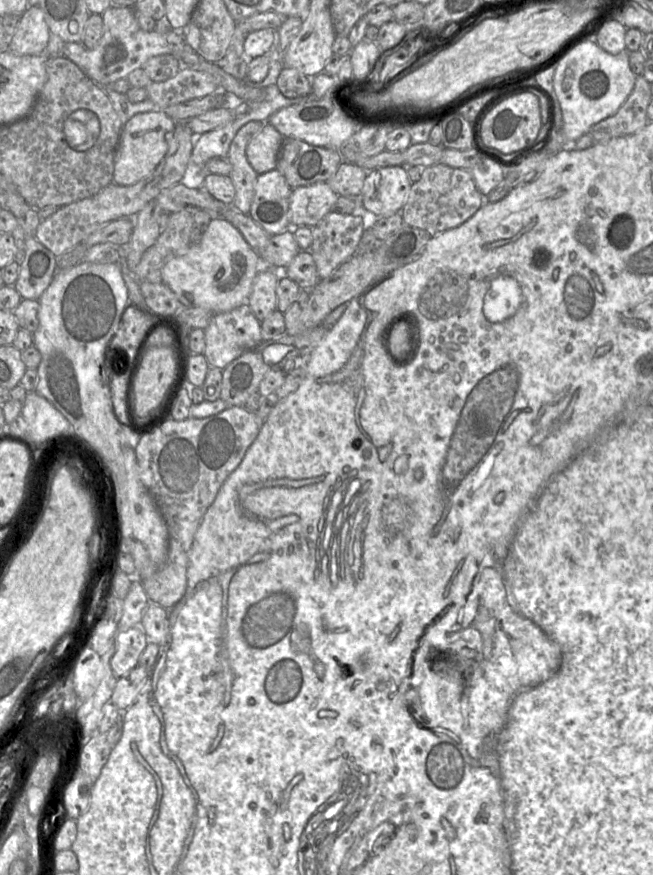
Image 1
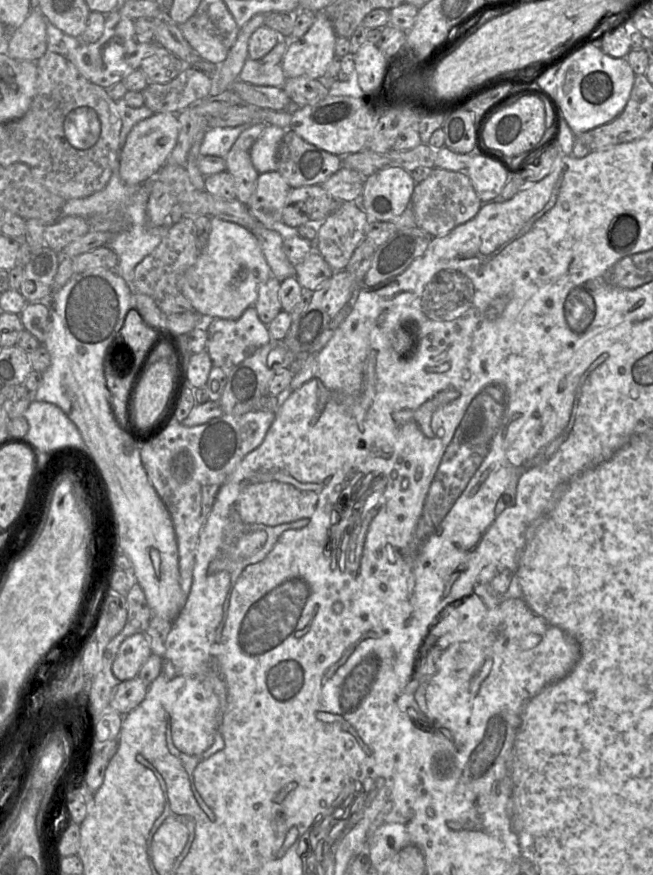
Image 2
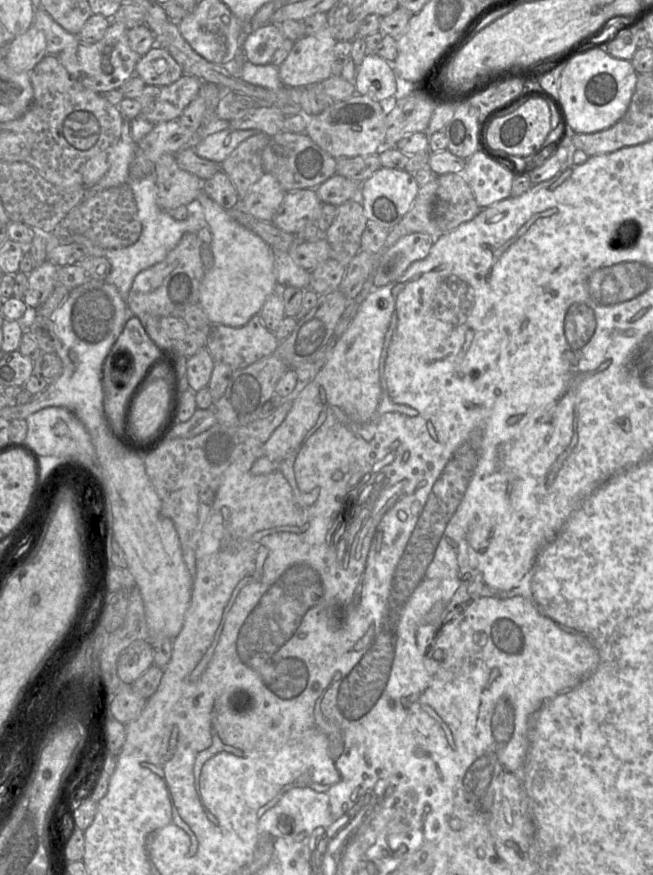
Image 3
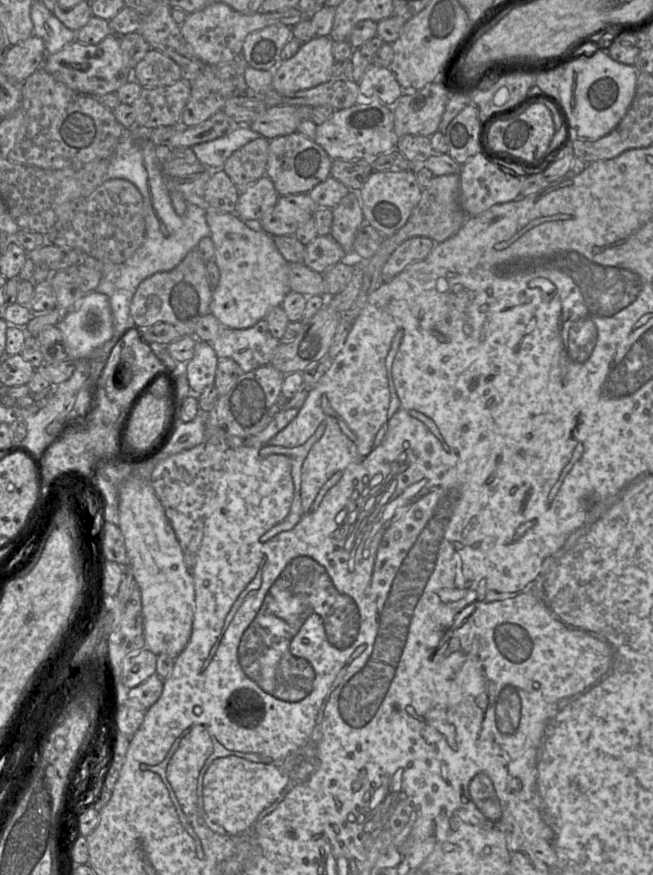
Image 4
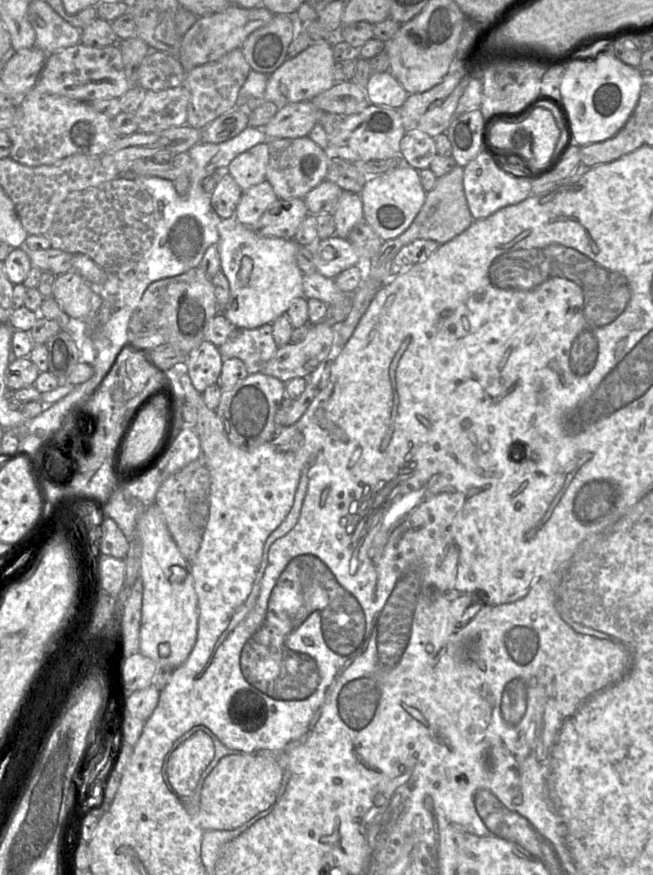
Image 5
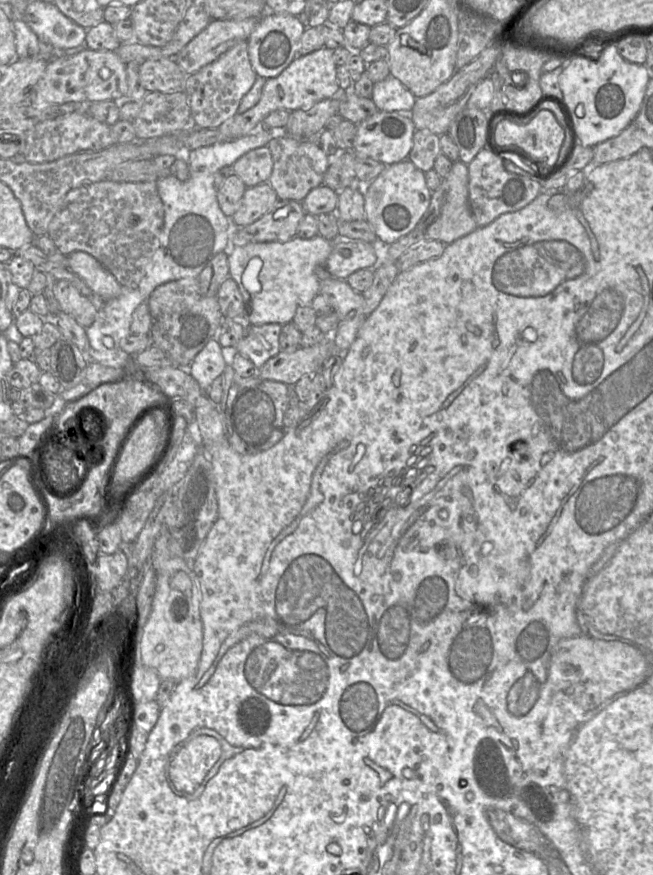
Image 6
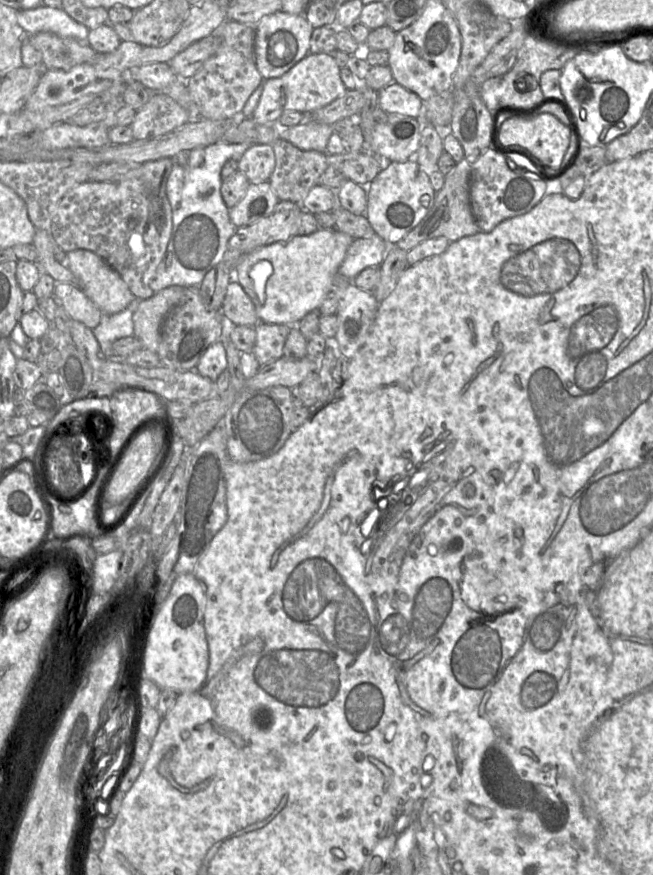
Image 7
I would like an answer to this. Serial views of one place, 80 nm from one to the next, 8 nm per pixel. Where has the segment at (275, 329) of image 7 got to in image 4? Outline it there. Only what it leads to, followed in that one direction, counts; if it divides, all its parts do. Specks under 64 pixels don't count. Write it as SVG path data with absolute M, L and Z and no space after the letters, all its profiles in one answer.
M263 319L246 329L221 327L212 347L218 358L232 358L247 373L270 364L279 343Z

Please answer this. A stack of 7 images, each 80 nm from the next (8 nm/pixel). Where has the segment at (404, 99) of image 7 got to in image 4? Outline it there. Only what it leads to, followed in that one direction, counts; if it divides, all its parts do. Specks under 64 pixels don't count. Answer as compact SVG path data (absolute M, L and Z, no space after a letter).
M369 64L358 83L362 99L377 100L392 108L404 94L390 68Z

